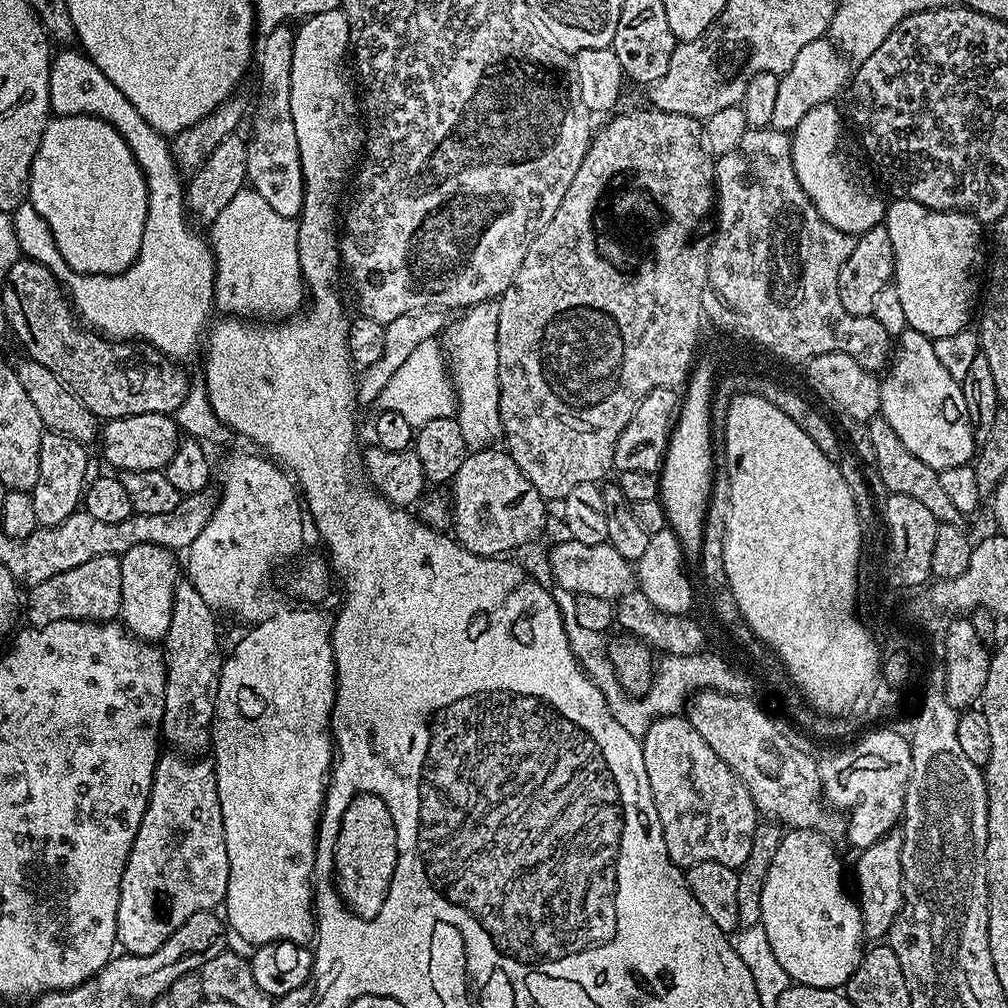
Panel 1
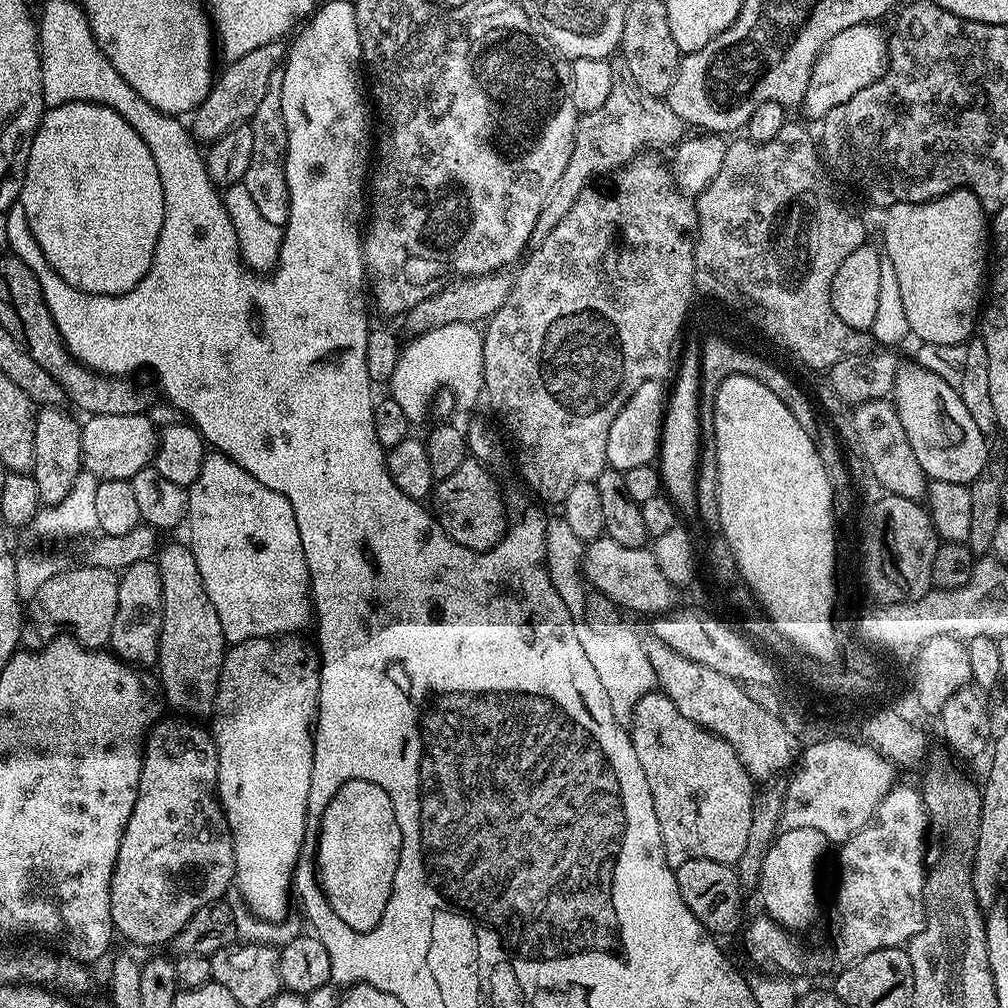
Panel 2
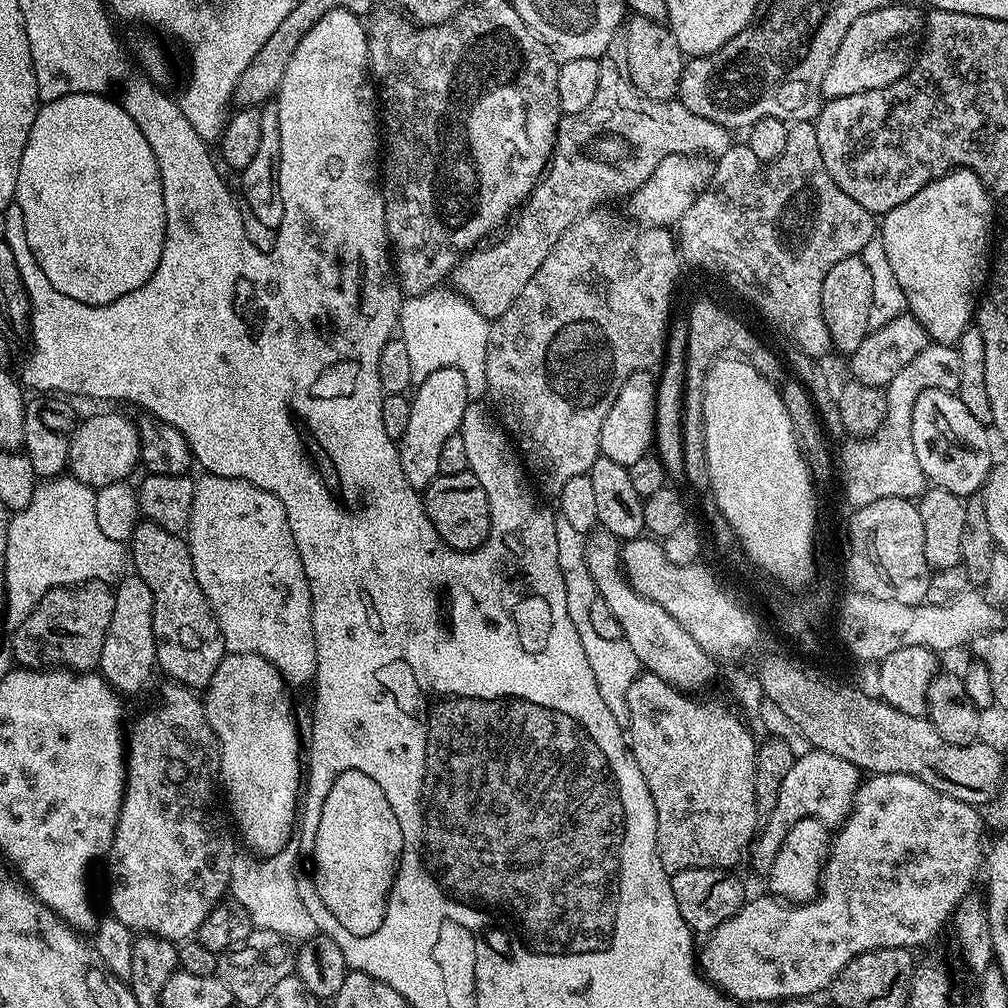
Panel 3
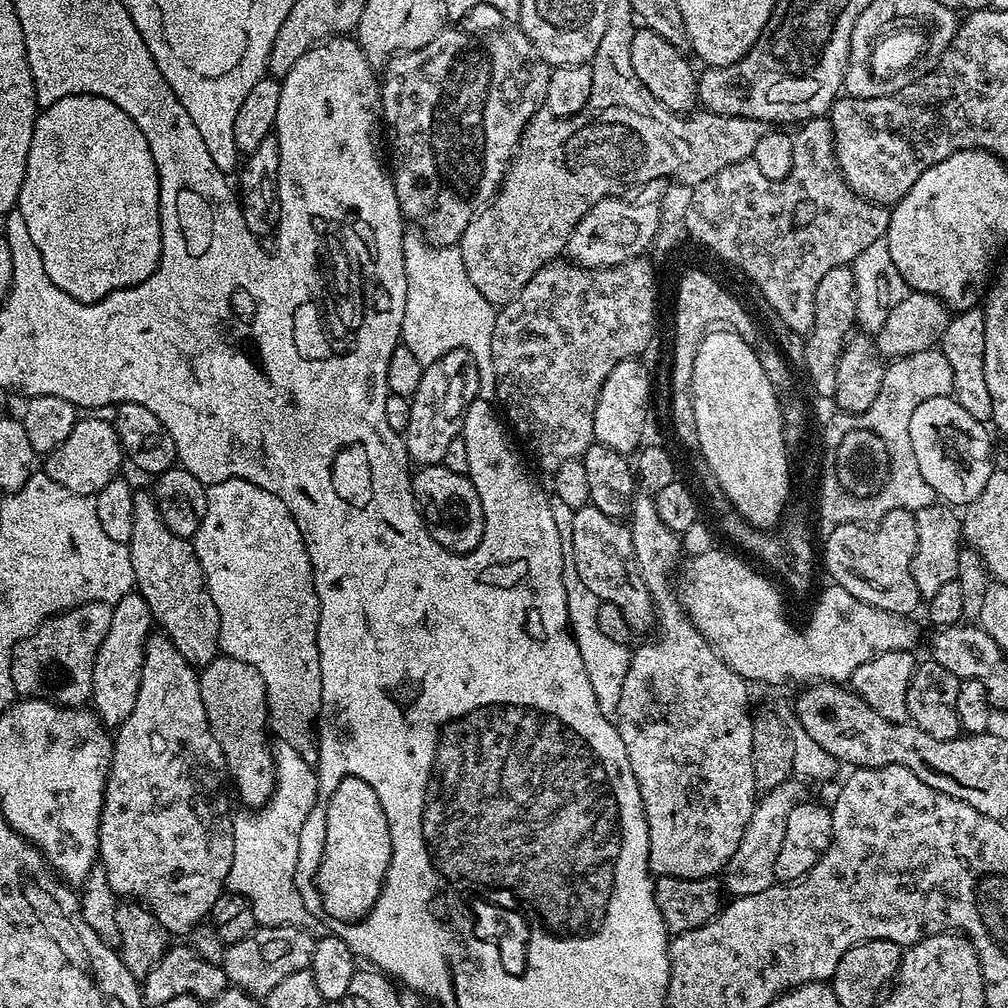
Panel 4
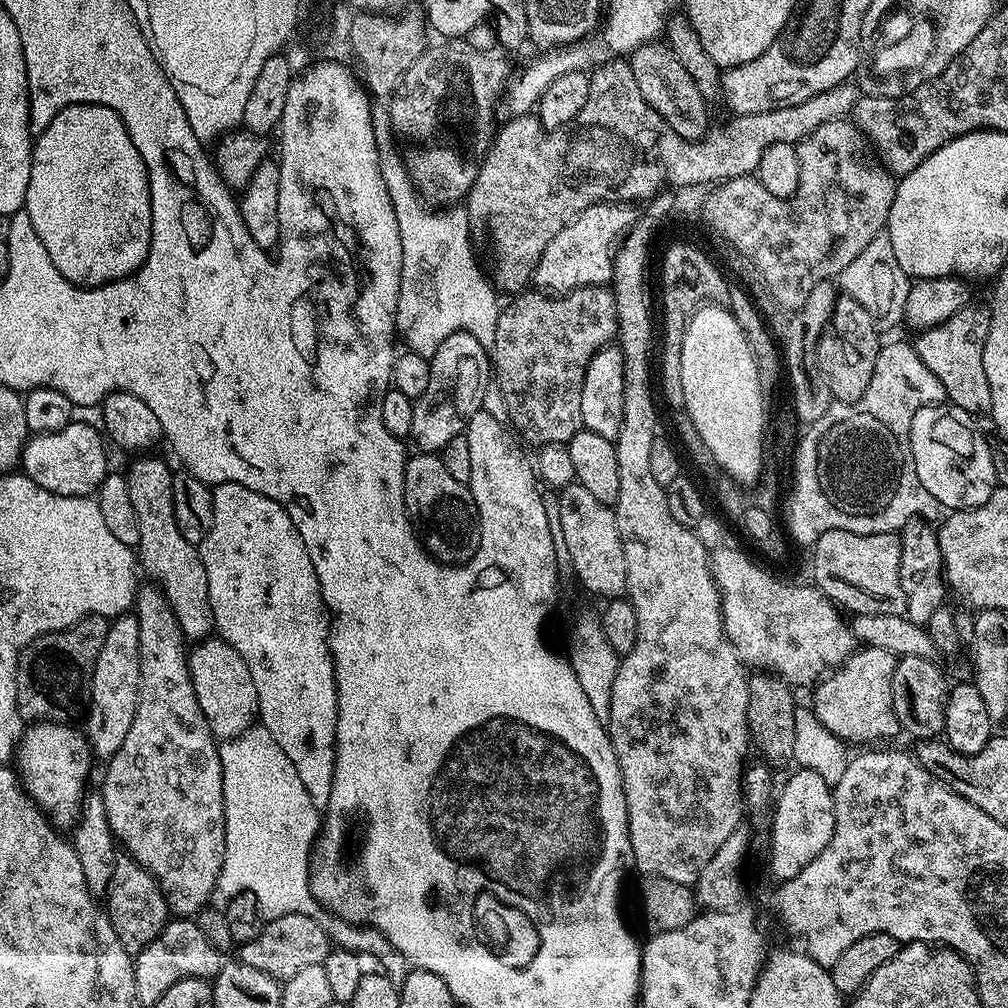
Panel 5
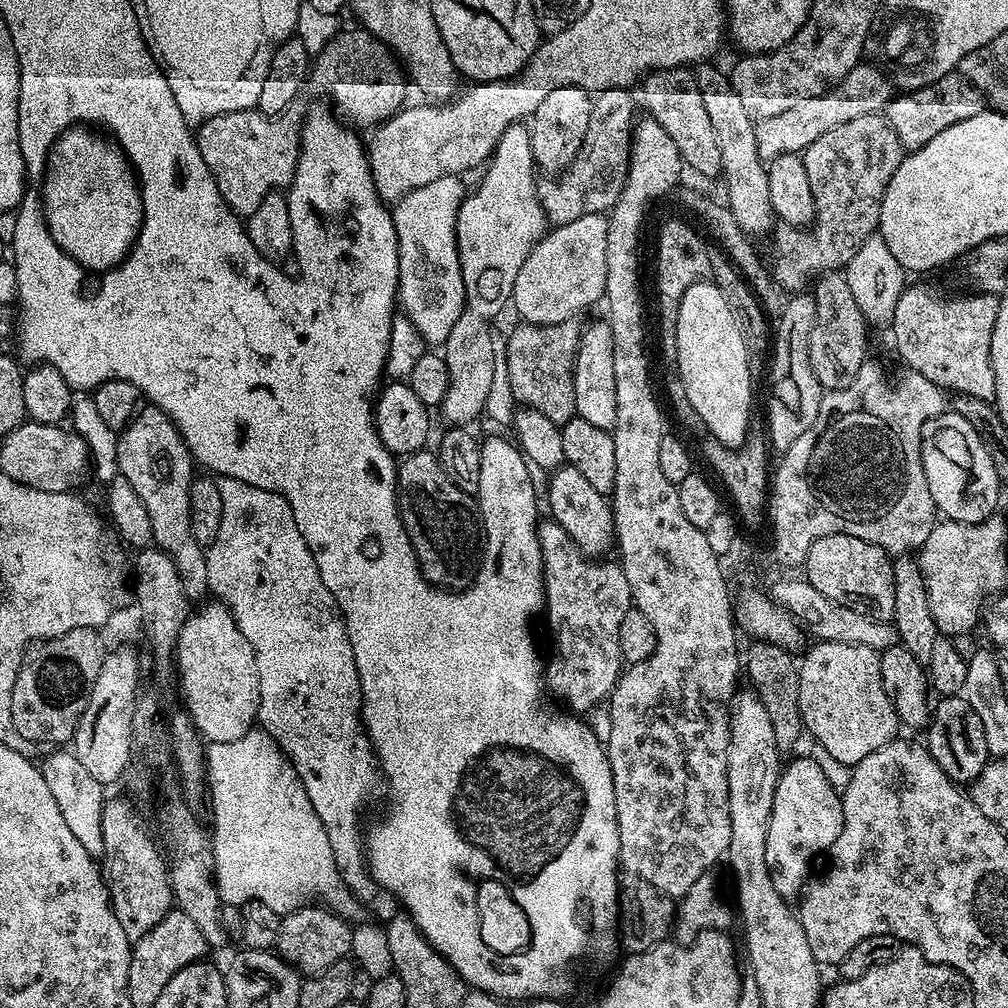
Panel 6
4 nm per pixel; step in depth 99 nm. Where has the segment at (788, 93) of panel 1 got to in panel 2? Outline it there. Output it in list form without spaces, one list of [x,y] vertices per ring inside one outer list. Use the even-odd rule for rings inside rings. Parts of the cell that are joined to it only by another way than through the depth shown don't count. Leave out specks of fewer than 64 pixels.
[[[876,26],[842,30],[842,34],[838,34],[820,51],[820,56],[812,67],[810,82],[804,91],[802,109],[804,108],[806,115],[823,118],[830,114],[830,110],[834,110],[834,106],[854,98],[858,90],[870,86],[870,82],[879,78],[886,67],[888,50],[885,33],[880,33],[874,27]],[[856,44],[860,45],[856,48]]]

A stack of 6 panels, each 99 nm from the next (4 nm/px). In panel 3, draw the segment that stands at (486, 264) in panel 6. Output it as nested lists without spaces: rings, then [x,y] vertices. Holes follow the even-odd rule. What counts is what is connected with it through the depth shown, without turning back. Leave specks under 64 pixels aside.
[[[443,368],[434,370],[427,378],[419,381],[415,385],[414,393],[411,397],[410,422],[406,425],[406,434],[398,442],[400,449],[400,461],[402,462],[402,474],[406,474],[406,482],[417,490],[429,488],[441,475],[440,463],[442,462],[442,446],[446,446],[446,438],[457,435],[460,432],[462,414],[470,402],[470,393],[466,386],[466,378],[462,378],[462,370],[457,368]]]

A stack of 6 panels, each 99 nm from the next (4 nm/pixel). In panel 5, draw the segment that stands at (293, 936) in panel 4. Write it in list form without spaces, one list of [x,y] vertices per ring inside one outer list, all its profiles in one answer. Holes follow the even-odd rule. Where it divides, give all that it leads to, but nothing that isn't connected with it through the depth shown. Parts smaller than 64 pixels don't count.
[[[286,914],[277,920],[269,920],[260,929],[260,933],[250,942],[239,945],[239,963],[254,966],[270,974],[278,981],[289,980],[303,970],[305,966],[323,964],[330,951],[330,941],[326,930],[314,922],[314,918],[306,918],[302,914]]]

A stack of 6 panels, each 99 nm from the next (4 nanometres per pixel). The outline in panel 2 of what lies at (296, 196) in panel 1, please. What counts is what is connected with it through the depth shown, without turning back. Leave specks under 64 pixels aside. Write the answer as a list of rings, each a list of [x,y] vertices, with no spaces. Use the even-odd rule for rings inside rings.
[[[279,75],[270,78],[266,94],[263,95],[258,110],[254,110],[250,127],[254,134],[254,142],[250,146],[250,166],[246,166],[246,174],[242,183],[246,186],[250,198],[254,198],[254,206],[258,206],[262,218],[266,218],[266,222],[274,222],[283,226],[288,222],[290,198],[284,169],[288,153],[288,135],[286,134],[286,122],[282,118]]]

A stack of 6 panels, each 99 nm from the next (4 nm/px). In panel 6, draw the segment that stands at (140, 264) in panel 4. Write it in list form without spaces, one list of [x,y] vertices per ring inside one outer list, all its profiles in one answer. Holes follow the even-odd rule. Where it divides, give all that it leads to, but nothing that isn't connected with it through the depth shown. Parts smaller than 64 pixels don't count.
[[[92,126],[67,128],[54,142],[52,153],[48,156],[48,167],[42,177],[44,217],[54,242],[92,274],[107,273],[108,269],[117,268],[128,257],[128,251],[136,244],[144,221],[144,199],[140,197],[140,186],[128,157],[119,144],[107,135],[99,134],[104,135]]]

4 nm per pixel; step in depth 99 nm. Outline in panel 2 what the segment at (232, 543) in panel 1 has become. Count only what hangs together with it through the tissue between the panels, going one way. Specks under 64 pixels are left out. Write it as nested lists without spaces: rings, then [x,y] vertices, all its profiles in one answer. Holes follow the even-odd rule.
[[[215,450],[205,455],[198,478],[187,490],[186,540],[198,562],[202,586],[218,610],[225,641],[234,645],[258,638],[288,638],[309,627],[314,605],[294,506]]]

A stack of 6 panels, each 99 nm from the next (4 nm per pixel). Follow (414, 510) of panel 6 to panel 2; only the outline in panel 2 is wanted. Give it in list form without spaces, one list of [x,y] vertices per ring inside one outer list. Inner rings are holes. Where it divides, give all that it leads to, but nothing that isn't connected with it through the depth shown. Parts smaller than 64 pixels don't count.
[[[469,458],[454,470],[445,480],[439,481],[434,488],[434,497],[436,496],[435,515],[438,517],[440,524],[454,542],[466,546],[475,552],[484,552],[497,544],[506,531],[506,516],[504,520],[504,500],[500,497],[500,488],[496,485],[496,480],[487,472],[485,465],[475,458]]]

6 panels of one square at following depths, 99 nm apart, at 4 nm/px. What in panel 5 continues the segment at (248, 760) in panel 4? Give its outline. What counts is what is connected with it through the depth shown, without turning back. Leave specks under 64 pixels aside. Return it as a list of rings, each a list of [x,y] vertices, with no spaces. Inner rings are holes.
[[[219,638],[199,641],[188,653],[188,669],[190,678],[194,682],[194,694],[198,694],[198,706],[202,706],[202,714],[206,714],[206,722],[213,736],[225,741],[232,736],[242,734],[257,723],[258,694],[254,690],[254,678],[250,678],[250,670],[246,662],[242,662],[242,654],[238,654],[234,646]]]

